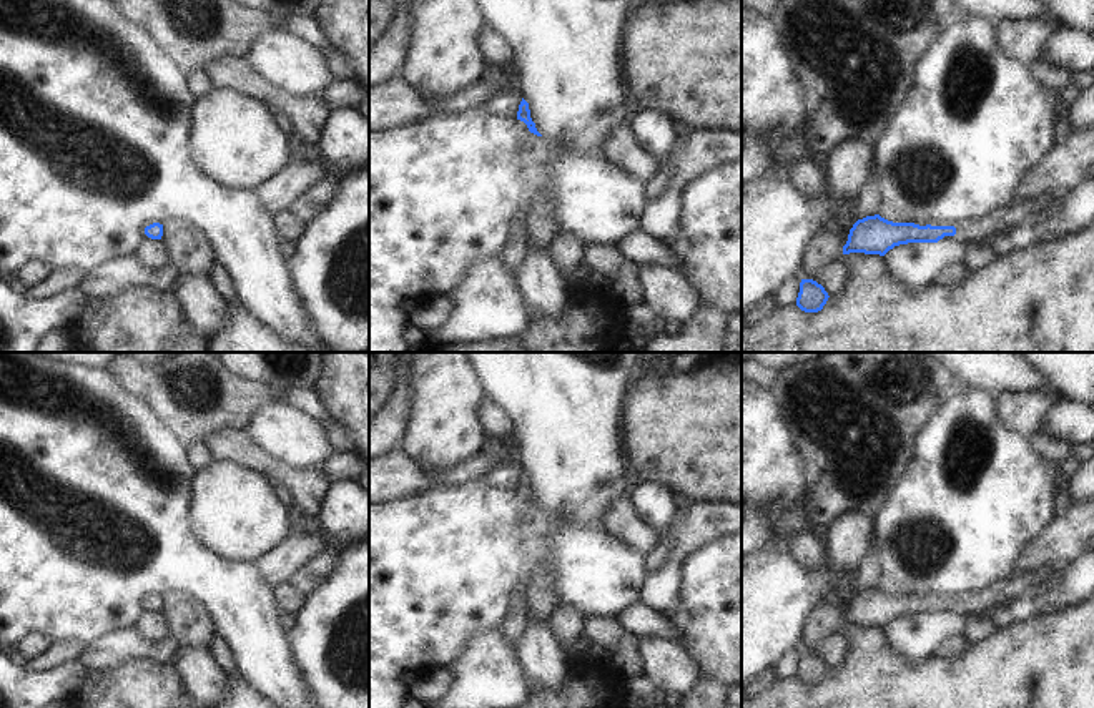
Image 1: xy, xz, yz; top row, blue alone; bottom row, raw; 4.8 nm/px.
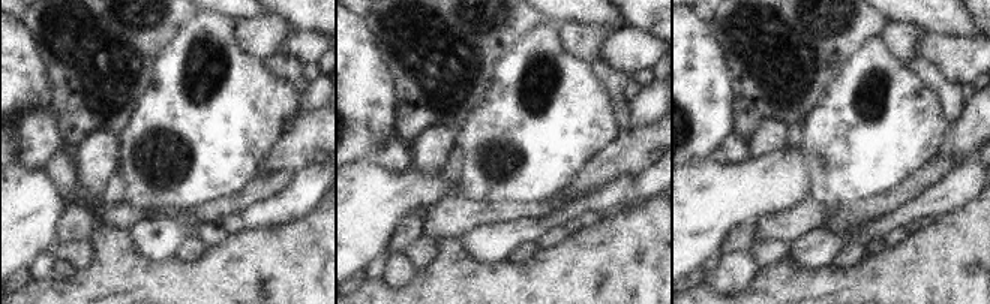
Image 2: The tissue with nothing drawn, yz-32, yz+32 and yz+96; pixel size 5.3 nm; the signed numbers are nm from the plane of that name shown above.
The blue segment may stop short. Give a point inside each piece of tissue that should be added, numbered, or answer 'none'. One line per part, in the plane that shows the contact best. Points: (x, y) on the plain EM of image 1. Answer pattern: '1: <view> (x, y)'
1: yz (978, 600).

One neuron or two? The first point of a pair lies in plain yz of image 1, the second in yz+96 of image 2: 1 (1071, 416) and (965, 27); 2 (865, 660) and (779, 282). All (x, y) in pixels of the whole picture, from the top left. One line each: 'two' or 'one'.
1: two
2: one

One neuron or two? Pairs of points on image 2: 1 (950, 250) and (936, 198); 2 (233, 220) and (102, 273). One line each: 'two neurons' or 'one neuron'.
1: two neurons
2: two neurons

